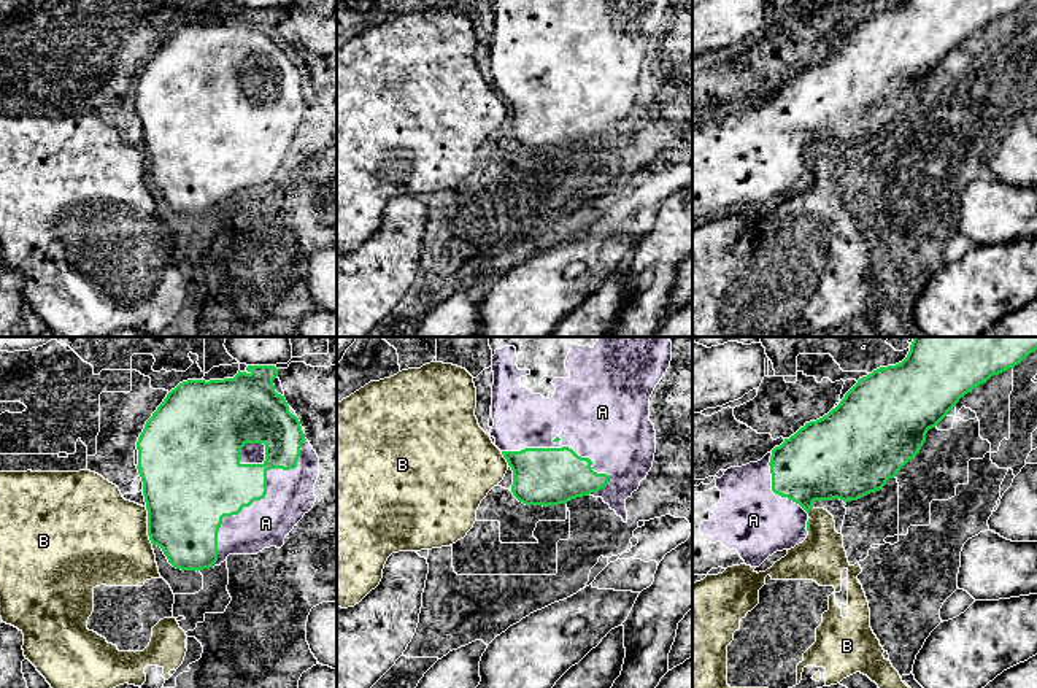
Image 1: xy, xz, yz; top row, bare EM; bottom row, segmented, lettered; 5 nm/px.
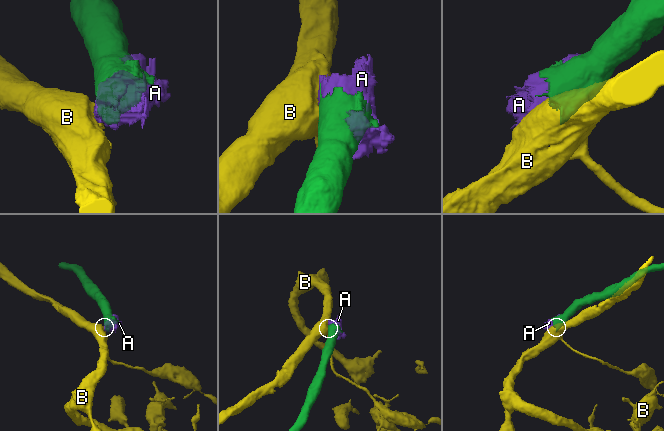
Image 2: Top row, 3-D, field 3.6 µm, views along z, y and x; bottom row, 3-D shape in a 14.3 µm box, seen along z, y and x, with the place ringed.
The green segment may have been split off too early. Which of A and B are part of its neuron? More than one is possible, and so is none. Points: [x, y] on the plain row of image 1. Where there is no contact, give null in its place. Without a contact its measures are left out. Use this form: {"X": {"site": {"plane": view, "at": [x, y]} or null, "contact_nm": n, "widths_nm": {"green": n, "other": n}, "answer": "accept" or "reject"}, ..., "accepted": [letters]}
{"A": {"site": {"plane": "xy", "at": [259, 143]}, "contact_nm": 800, "widths_nm": {"green": 340, "other": 240}, "answer": "accept"}, "B": {"site": {"plane": "xy", "at": [148, 170]}, "contact_nm": 200, "widths_nm": {"green": 420, "other": 460}, "answer": "reject"}, "accepted": ["A"]}

